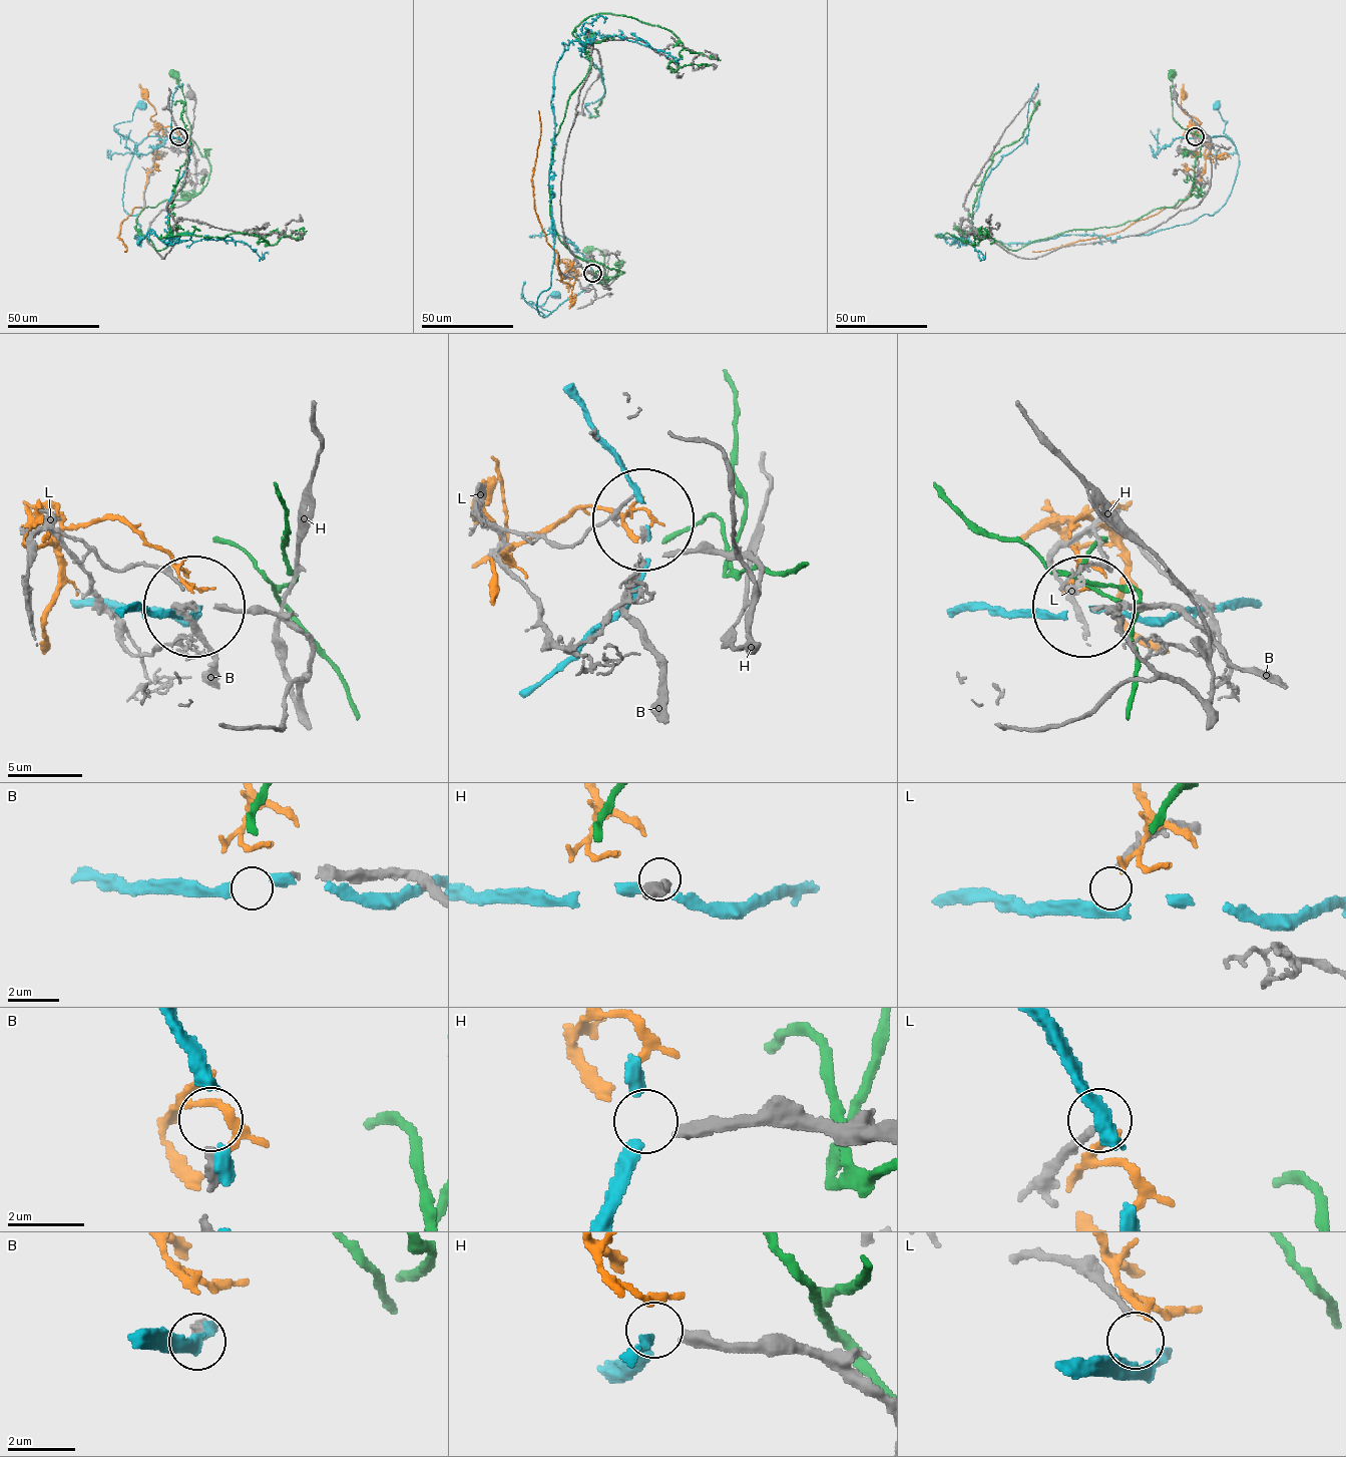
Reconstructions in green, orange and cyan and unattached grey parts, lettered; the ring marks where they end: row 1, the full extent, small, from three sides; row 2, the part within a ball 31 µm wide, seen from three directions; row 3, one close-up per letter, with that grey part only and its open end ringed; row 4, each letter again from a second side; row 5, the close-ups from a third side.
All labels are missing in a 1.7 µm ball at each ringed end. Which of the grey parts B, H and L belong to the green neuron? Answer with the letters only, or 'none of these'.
none of these

